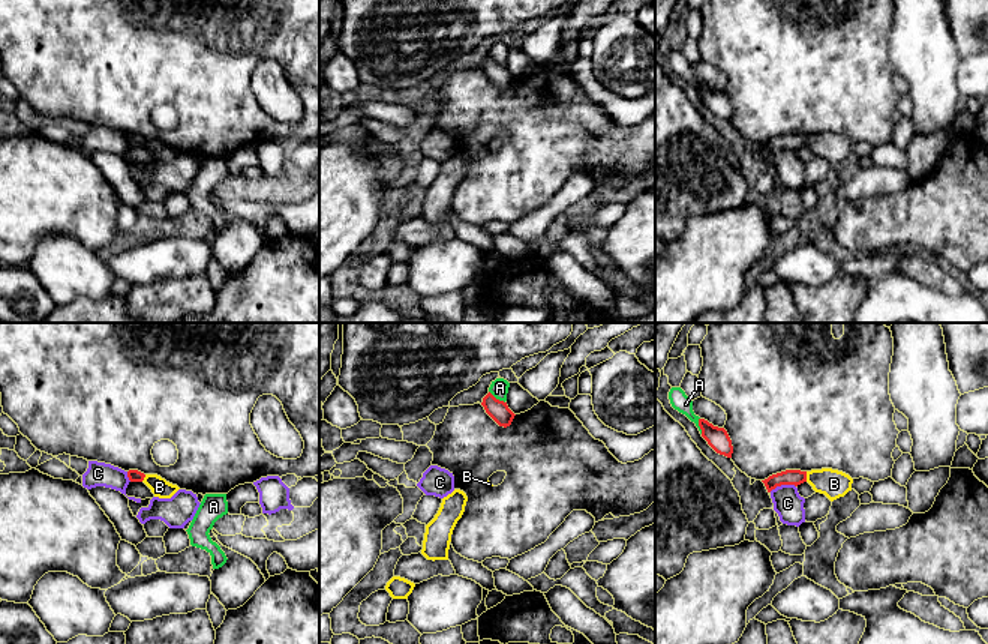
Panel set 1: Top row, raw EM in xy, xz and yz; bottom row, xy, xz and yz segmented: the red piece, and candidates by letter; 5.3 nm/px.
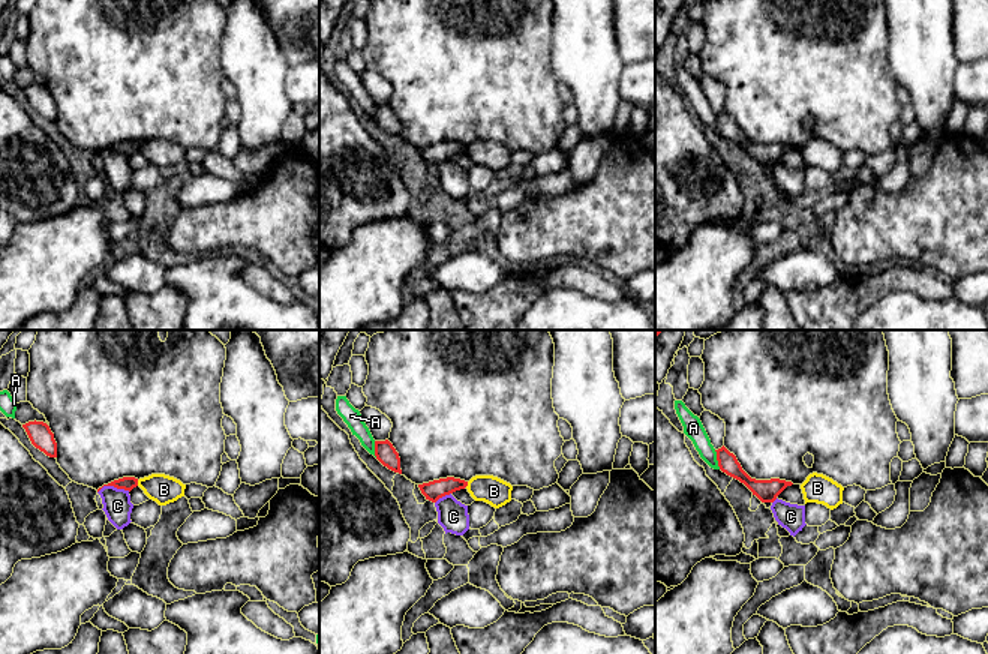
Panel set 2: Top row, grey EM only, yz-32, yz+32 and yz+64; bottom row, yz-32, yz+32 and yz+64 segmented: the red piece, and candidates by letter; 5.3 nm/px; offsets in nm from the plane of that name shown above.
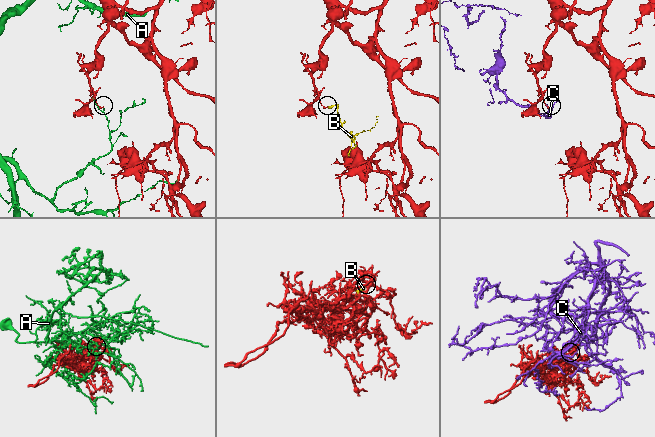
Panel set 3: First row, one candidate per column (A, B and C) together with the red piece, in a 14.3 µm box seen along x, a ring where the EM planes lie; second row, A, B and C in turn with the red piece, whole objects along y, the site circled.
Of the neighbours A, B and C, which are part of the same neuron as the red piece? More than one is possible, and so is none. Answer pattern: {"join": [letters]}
{"join": []}

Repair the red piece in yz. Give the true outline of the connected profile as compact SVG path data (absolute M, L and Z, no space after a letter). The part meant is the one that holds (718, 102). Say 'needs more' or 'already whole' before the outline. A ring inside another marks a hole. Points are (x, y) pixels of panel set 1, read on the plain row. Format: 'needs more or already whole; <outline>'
already whole; M699 83L699 90L702 93L702 101L717 117L732 122L733 110L724 92L714 90L705 83Z

